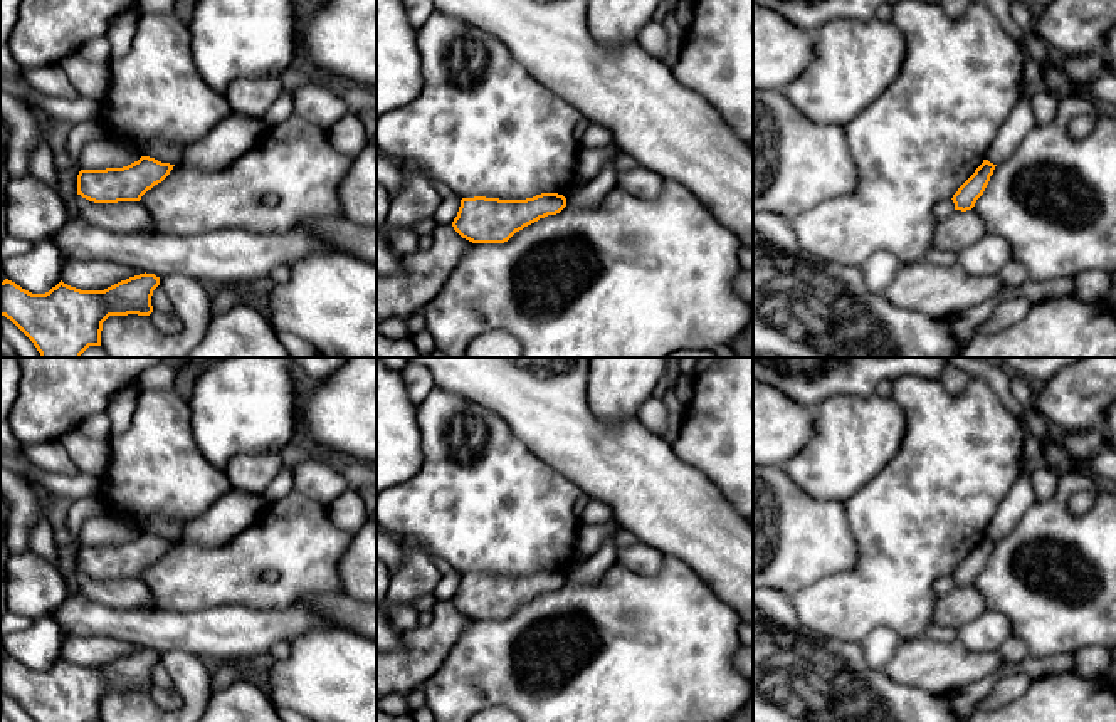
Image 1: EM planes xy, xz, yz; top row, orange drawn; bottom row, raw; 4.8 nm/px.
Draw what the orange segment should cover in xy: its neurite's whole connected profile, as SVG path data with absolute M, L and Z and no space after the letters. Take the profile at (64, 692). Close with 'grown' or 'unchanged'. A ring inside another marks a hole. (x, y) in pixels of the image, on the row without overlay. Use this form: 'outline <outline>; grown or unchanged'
outline M140 650L104 667L81 667L62 657L45 670L32 670L15 658L0 658L0 692L10 695L34 722L101 722L103 698L109 692L150 692L151 672L160 662L155 650Z; unchanged

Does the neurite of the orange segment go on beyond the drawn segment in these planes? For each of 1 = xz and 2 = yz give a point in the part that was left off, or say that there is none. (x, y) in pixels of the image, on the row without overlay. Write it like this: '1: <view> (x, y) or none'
1: none
2: none

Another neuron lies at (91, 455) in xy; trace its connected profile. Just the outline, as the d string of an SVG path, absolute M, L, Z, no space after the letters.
M72 430L59 442L67 450L79 473L89 473L97 479L106 473L111 458L109 440L91 438Z

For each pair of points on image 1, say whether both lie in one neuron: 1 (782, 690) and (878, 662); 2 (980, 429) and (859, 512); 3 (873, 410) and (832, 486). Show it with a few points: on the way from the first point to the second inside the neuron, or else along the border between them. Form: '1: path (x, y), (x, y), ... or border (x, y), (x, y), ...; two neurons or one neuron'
1: border (859, 642), (864, 660), (871, 667), (883, 670); two neurons
2: path (950, 459), (896, 512), (889, 512); one neuron
3: path (866, 429), (832, 467); one neuron

